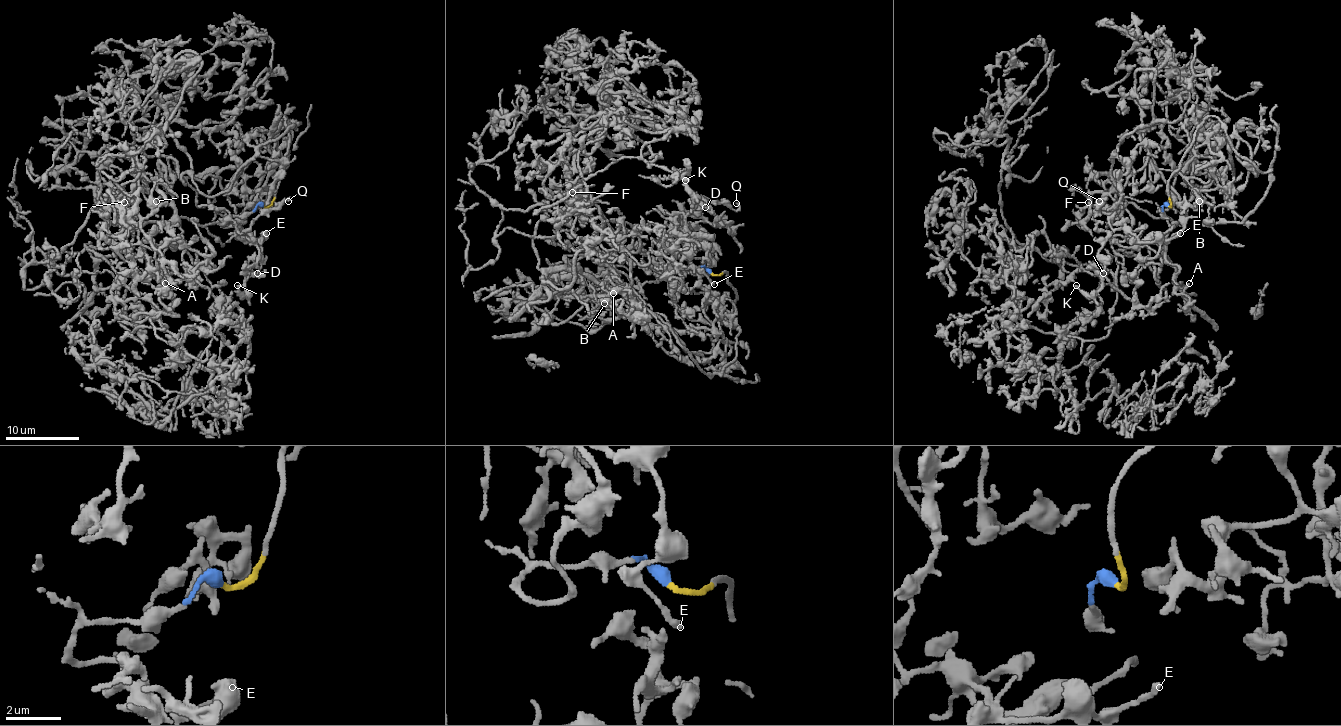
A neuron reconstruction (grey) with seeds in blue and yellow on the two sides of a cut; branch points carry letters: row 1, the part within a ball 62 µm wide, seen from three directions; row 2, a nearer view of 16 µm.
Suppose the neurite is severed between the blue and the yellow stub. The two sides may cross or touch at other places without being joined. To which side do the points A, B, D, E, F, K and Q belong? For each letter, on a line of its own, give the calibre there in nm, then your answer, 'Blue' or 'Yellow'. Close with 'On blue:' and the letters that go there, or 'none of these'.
A: Thickness 180 nm. Yellow
B: Thickness 130 nm. Yellow
D: Thickness 140 nm. Blue
E: Thickness 220 nm. Blue
F: Thickness 120 nm. Yellow
K: Thickness 240 nm. Blue
Q: Thickness 170 nm. Blue
On blue: D, E, K, Q

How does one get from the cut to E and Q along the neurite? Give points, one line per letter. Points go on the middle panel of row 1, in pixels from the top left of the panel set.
E: (710, 274), (705, 266), (671, 274), (684, 274), (686, 235), (707, 244), (703, 274), (714, 285)
Q: (710, 274), (705, 266), (671, 274), (684, 274), (692, 246), (686, 216), (697, 200), (736, 203)

